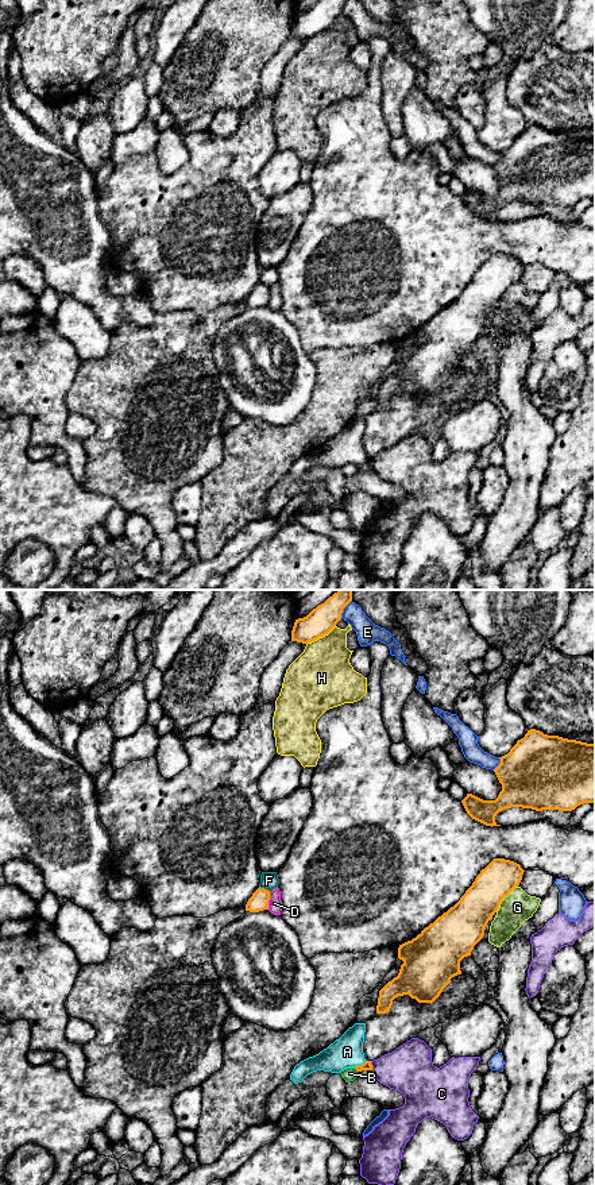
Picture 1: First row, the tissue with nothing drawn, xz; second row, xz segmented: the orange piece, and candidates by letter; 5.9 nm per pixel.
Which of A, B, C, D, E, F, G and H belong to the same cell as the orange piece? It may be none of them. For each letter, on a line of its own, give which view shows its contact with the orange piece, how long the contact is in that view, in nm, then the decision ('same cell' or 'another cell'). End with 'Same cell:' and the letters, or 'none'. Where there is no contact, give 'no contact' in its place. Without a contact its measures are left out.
A: meets orange in xz; contact 90 nm long; same cell
B: meets orange in xz; contact 40 nm long; another cell
C: meets orange in xz; contact 60 nm long; another cell
D: meets orange in xz; contact 110 nm long; another cell
E: meets orange in xz; contact 90 nm long; another cell
F: meets orange in xz; contact 80 nm long; another cell
G: meets orange in xz; contact 200 nm long; another cell
H: meets orange in xz; contact 200 nm long; another cell
Same cell: A

